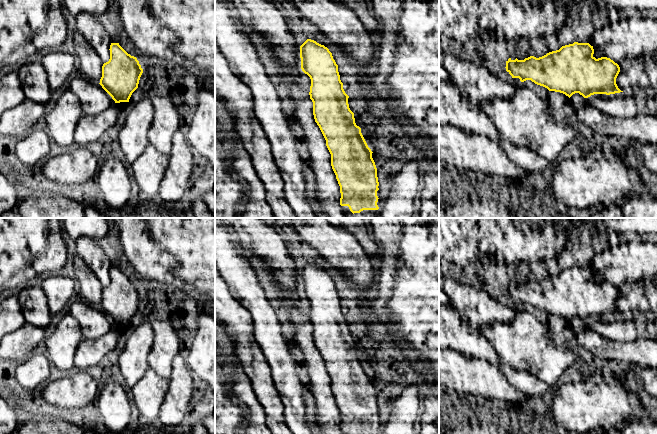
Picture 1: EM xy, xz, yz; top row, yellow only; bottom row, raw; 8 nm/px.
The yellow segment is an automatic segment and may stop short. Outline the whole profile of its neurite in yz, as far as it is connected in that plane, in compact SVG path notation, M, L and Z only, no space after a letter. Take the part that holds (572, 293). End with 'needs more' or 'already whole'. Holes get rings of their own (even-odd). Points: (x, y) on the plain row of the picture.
M574 266L539 282L509 282L505 292L512 302L521 306L531 304L569 322L575 317L588 322L594 318L623 316L616 308L619 289L607 281L596 283L593 278L589 267Z | already whole

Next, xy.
M111 267L110 283L102 290L100 309L115 327L129 326L138 312L143 293L136 281L128 278L119 267Z | already whole

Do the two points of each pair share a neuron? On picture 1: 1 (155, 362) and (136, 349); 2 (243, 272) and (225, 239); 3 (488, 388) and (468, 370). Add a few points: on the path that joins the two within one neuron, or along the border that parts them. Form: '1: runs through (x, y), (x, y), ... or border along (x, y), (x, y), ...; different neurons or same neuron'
1: border along (154, 334), (154, 342), (148, 355), (148, 367); different neurons
2: runs through (235, 264), (225, 254), (225, 247); same neuron
3: runs through (483, 383), (473, 375); same neuron

